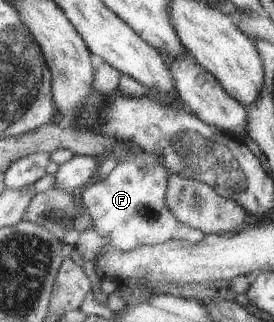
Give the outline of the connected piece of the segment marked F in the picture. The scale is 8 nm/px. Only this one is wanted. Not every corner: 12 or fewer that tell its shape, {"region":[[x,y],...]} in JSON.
{"region":[[134,146],[82,203],[77,252],[200,242],[166,202],[164,156]]}

